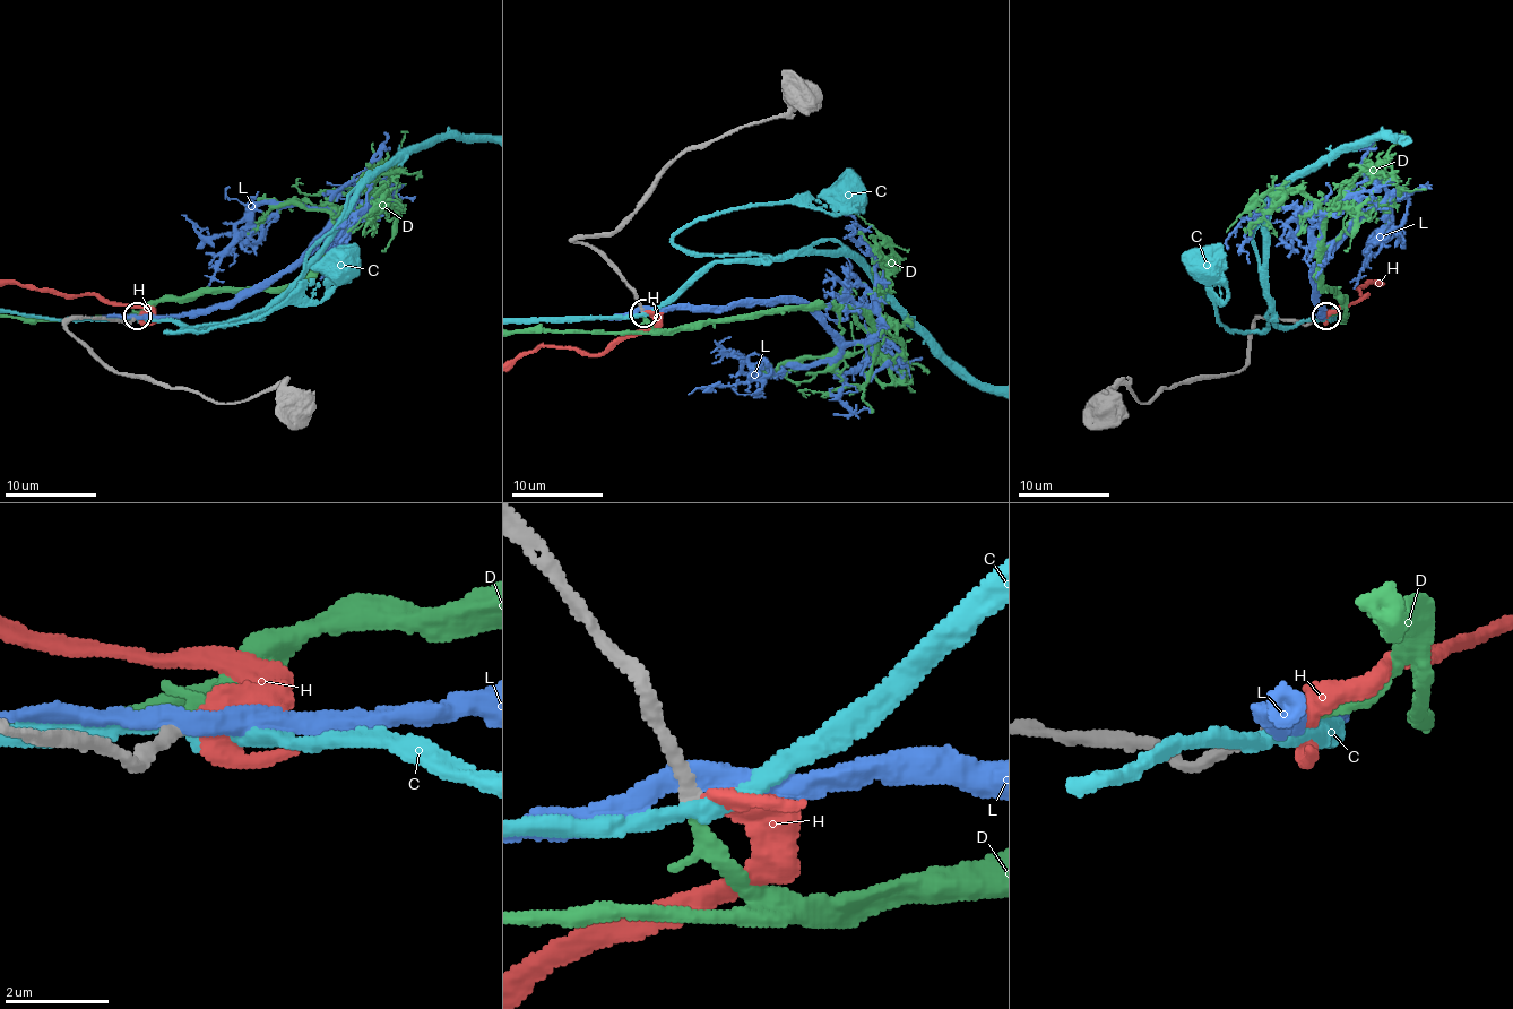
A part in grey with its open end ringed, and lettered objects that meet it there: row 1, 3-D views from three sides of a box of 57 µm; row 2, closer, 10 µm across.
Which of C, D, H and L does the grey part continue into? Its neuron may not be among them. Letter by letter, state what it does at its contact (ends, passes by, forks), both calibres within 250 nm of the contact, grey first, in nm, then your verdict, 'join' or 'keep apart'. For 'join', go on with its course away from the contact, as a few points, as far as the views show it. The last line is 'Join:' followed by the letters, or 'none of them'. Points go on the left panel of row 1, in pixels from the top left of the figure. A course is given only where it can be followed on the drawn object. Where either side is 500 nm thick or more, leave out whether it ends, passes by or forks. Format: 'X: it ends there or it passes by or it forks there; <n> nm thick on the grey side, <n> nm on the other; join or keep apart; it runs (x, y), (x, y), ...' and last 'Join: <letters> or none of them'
C: it passes by; 280 nm thick on the grey side, 360 nm on the other; keep apart
D: it passes by; 260 nm thick on the grey side, 150 nm on the other; join
H: it passes by; 280 nm thick on the grey side, 380 nm on the other; keep apart
L: it passes by; 320 nm thick on the grey side, 440 nm on the other; keep apart
Join: D

